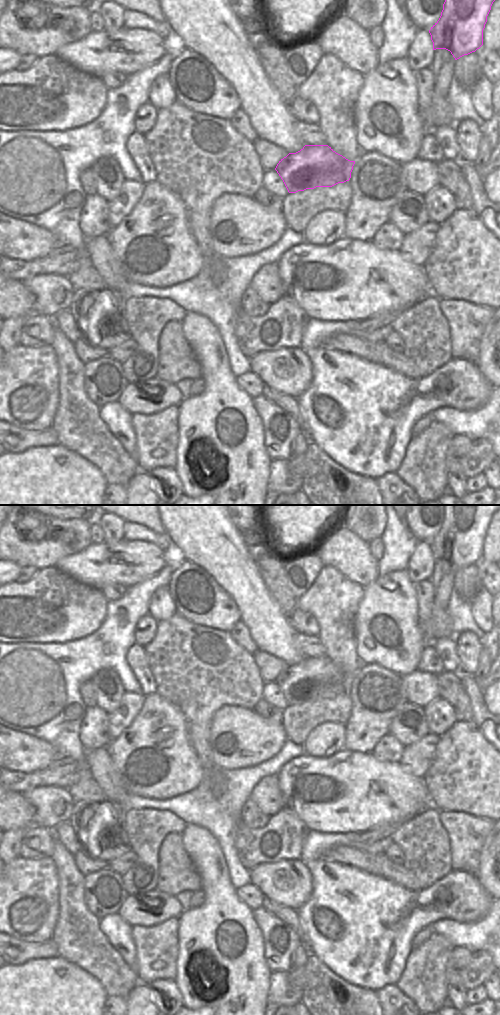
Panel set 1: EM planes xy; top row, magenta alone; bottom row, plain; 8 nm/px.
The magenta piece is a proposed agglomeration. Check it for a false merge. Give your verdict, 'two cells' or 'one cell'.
one cell

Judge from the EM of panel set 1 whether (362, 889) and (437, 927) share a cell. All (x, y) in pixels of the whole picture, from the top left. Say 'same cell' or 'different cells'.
different cells

